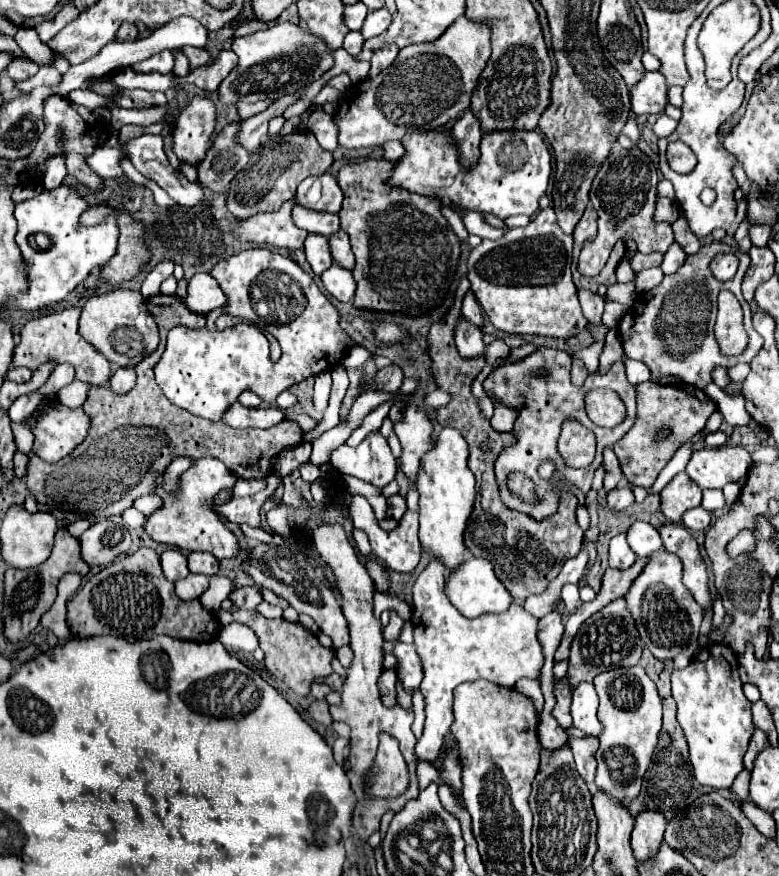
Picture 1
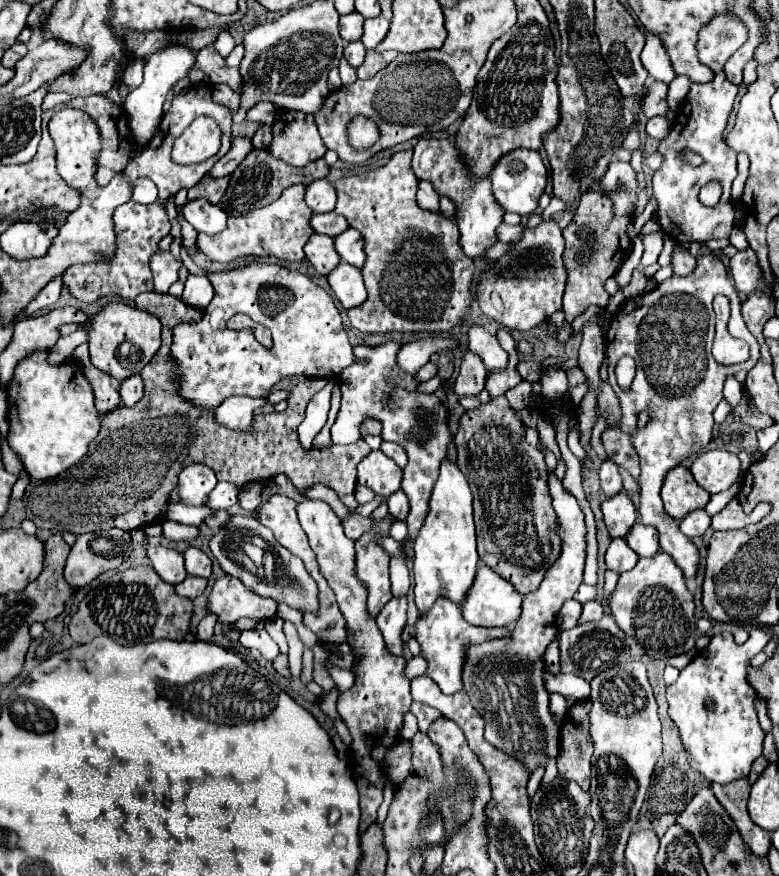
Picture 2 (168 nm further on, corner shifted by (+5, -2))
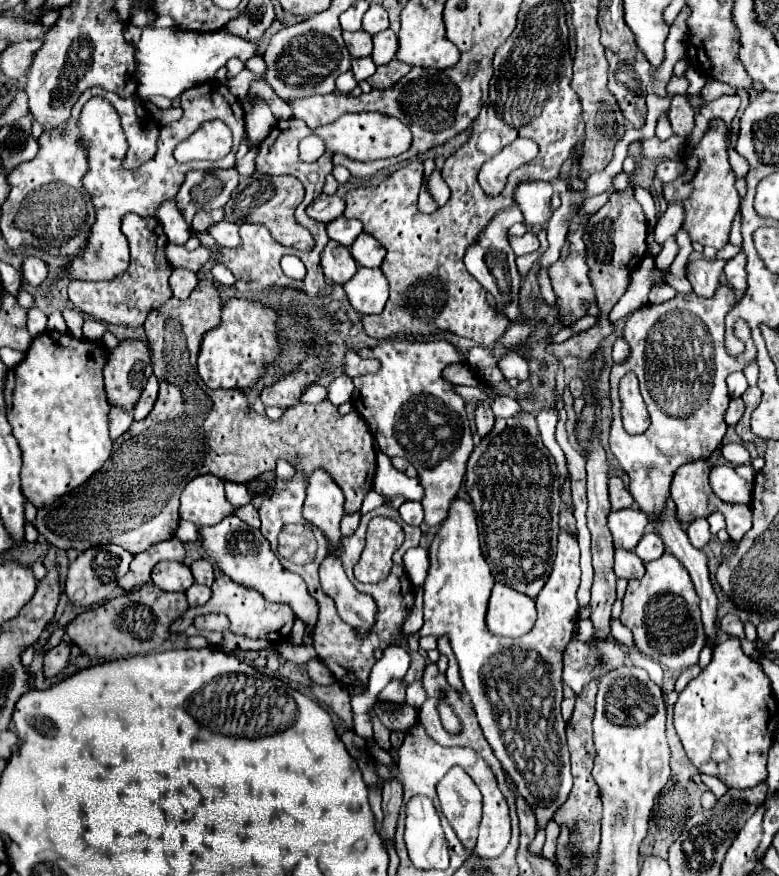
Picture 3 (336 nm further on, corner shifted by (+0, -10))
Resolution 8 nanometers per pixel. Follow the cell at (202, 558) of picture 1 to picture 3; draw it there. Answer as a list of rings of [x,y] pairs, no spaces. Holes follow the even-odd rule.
[[[195,560],[191,564],[191,572],[193,572],[193,578],[197,584],[205,584],[205,586],[211,586],[213,584],[213,566],[209,560]]]

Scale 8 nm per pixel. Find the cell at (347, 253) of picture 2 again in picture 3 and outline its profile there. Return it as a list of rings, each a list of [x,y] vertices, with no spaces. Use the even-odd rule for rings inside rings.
[[[359,234],[357,240],[353,242],[353,246],[349,248],[351,256],[355,258],[355,262],[359,266],[367,266],[367,268],[379,268],[385,256],[385,248],[369,234]]]

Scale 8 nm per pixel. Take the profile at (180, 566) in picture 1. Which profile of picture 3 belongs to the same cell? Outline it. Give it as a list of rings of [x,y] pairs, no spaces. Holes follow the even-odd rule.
[[[163,560],[163,562],[155,564],[151,580],[163,590],[185,592],[193,584],[193,574],[191,574],[189,566],[185,566],[183,562]]]

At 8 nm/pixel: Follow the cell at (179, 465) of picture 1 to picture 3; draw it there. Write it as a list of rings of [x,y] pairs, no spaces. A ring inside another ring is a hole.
[[[225,482],[225,496],[234,506],[244,506],[251,502],[252,498],[244,484]]]

